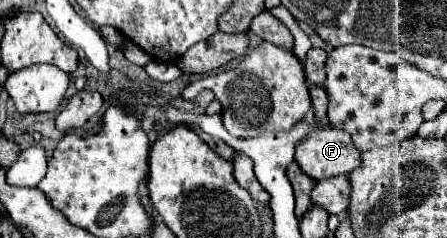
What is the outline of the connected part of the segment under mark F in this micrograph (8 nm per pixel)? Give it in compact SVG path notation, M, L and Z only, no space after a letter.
M325 125L297 145L295 161L311 179L323 181L355 171L361 165L361 151L355 149L349 133Z

